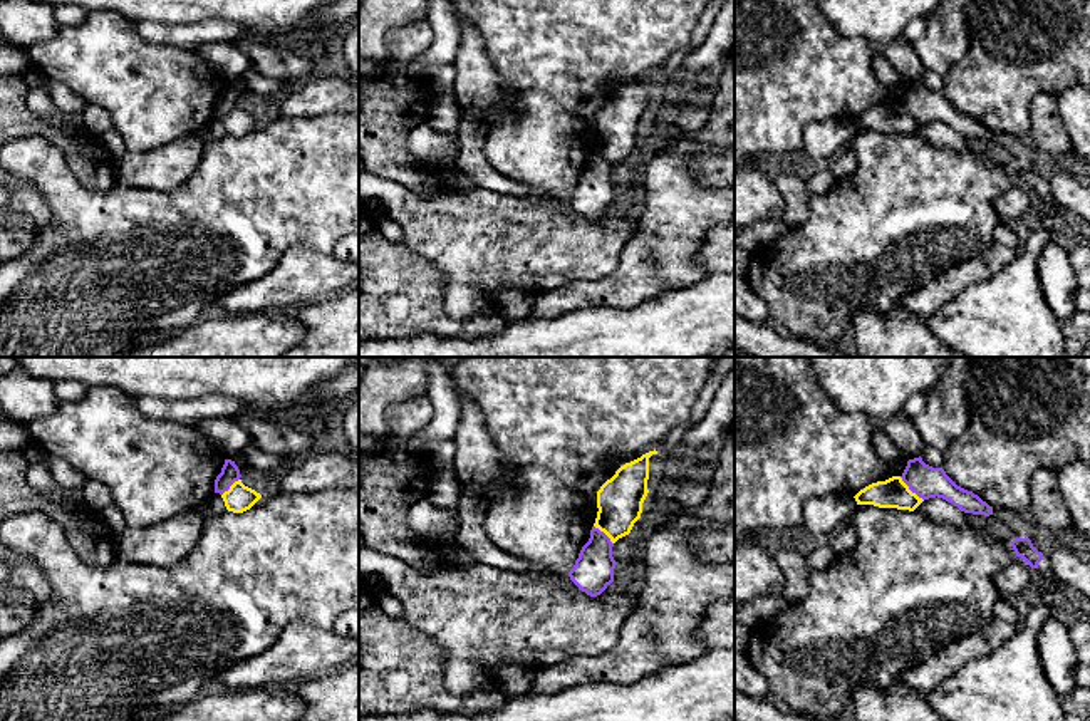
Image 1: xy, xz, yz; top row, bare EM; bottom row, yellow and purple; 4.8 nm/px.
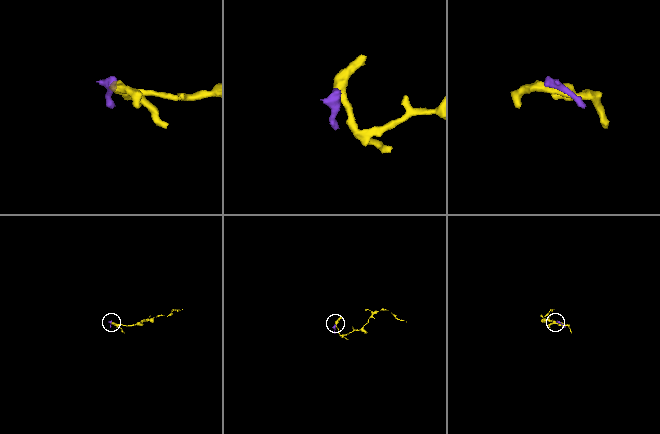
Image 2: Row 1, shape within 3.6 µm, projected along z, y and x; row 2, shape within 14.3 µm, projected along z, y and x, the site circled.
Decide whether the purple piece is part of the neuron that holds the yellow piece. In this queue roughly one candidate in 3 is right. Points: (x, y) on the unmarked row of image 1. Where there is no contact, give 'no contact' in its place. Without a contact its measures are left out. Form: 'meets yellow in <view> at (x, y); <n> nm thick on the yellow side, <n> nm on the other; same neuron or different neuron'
meets yellow in yz at (909, 114); 140 nm thick on the yellow side, 160 nm on the other; different neuron

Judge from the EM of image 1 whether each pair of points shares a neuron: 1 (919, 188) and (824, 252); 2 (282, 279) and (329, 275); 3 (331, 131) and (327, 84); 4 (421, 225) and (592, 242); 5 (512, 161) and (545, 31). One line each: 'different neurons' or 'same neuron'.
1: same neuron
2: same neuron
3: different neurons
4: same neuron
5: same neuron

